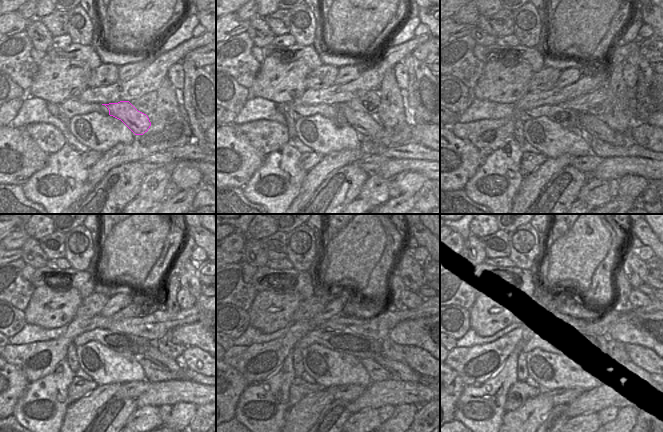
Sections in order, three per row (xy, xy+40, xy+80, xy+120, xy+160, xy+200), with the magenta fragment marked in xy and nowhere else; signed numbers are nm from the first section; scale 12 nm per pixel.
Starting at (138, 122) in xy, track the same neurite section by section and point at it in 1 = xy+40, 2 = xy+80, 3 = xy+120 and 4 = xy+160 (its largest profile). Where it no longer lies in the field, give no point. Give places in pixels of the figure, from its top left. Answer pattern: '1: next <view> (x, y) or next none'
1: next xy+40 (364, 124)
2: next xy+80 (590, 123)
3: next xy+120 (152, 354)
4: next xy+160 (398, 370)

